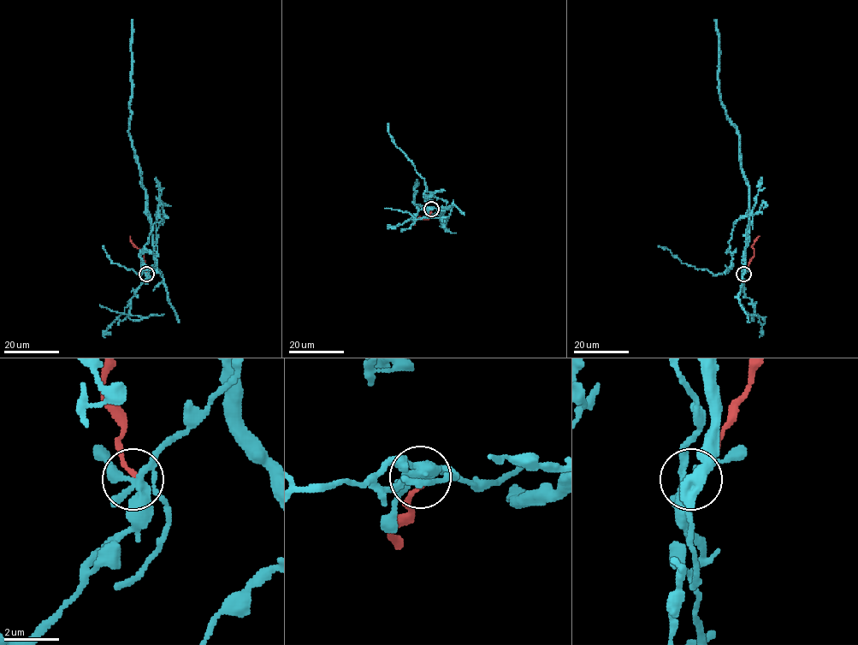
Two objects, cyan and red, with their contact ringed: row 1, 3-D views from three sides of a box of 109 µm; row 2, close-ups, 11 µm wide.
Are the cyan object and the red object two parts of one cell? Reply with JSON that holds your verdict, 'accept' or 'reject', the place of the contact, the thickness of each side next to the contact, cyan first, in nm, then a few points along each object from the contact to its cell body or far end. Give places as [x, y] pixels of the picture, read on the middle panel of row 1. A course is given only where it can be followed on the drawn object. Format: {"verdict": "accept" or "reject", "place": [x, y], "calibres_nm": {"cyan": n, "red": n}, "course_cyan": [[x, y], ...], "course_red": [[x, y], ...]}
{"verdict": "reject", "place": [431, 209], "calibres_nm": {"cyan": 300, "red": 170}, "course_cyan": [[431, 209], [441, 207], [435, 214], [431, 214], [414, 203], [416, 180]], "course_red": [[431, 209], [428, 219], [418, 218], [414, 225]]}

